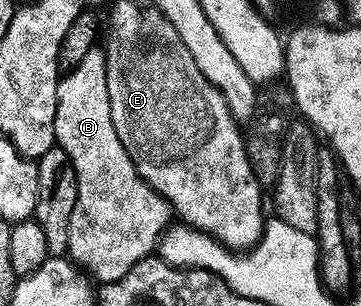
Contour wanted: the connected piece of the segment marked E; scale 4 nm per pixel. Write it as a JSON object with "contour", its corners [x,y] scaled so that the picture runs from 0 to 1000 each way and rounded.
{"contour":[[[366,65],[355,92],[324,111],[321,157],[343,222],[313,219],[302,265],[319,412],[360,516],[407,601],[496,703],[499,693],[510,703],[507,729],[518,742],[579,761],[645,817],[706,810],[737,755],[731,654],[720,644],[720,598],[693,542],[679,448],[665,448],[668,408],[637,373],[609,297],[548,229],[496,131],[421,131],[388,147],[385,92],[385,72]]]}

